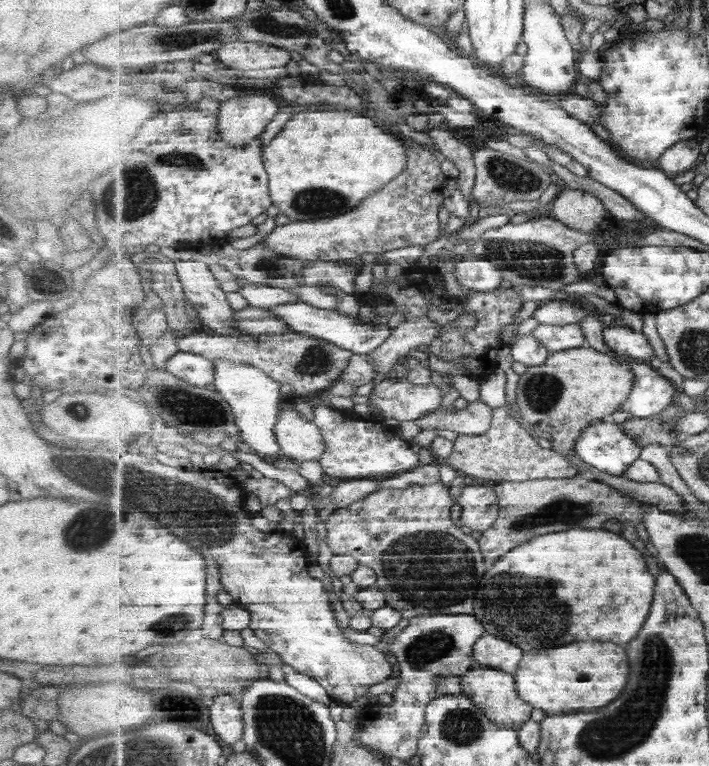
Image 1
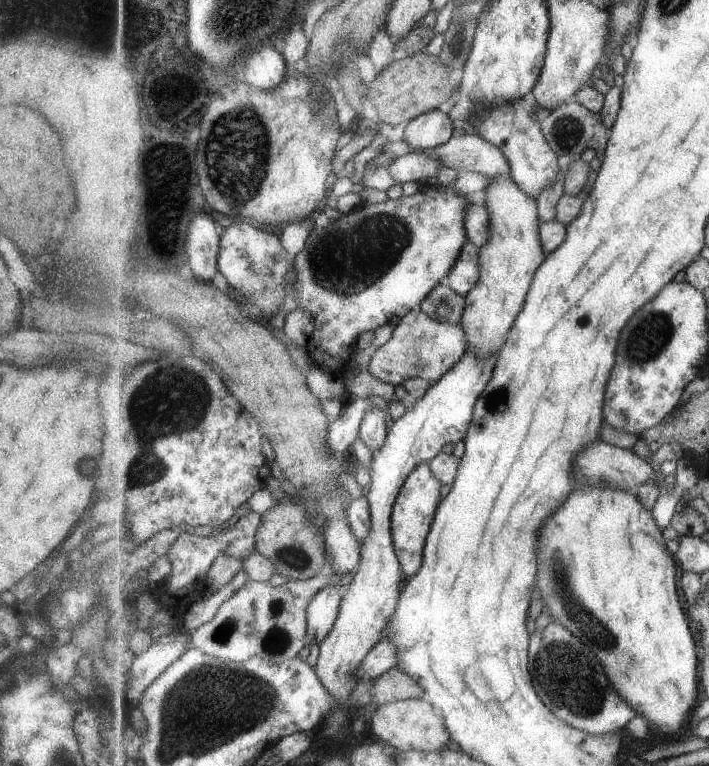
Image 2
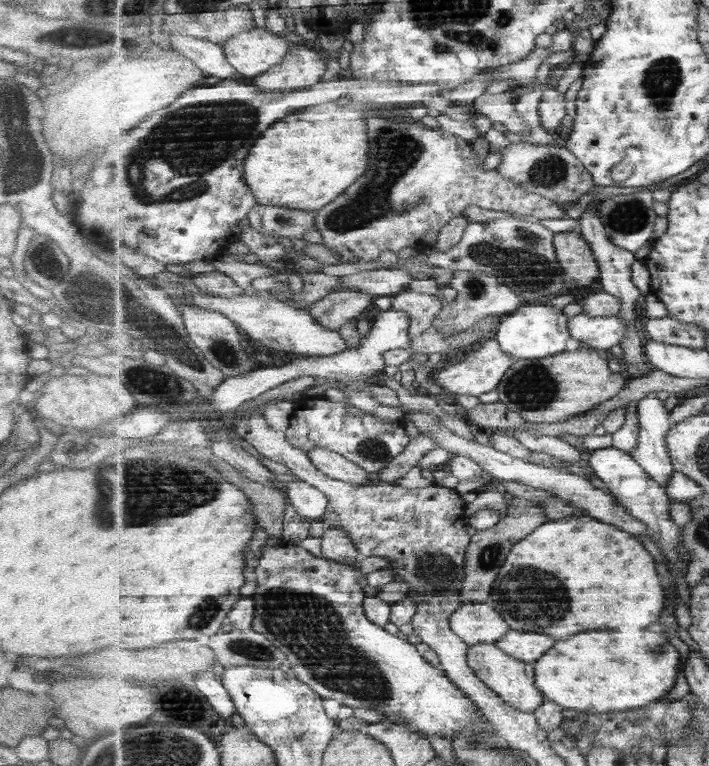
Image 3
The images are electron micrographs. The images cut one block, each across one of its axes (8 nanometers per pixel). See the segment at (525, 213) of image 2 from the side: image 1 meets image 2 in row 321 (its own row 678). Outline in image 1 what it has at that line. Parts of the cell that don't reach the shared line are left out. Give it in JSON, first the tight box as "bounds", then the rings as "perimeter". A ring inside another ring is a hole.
{"bounds":[460,666,533,731],"perimeter":[[[475,666],[460,678],[461,692],[475,701],[477,707],[485,711],[491,721],[503,727],[514,728],[518,731],[526,722],[531,720],[533,707],[519,696],[515,676],[491,667]]]}

